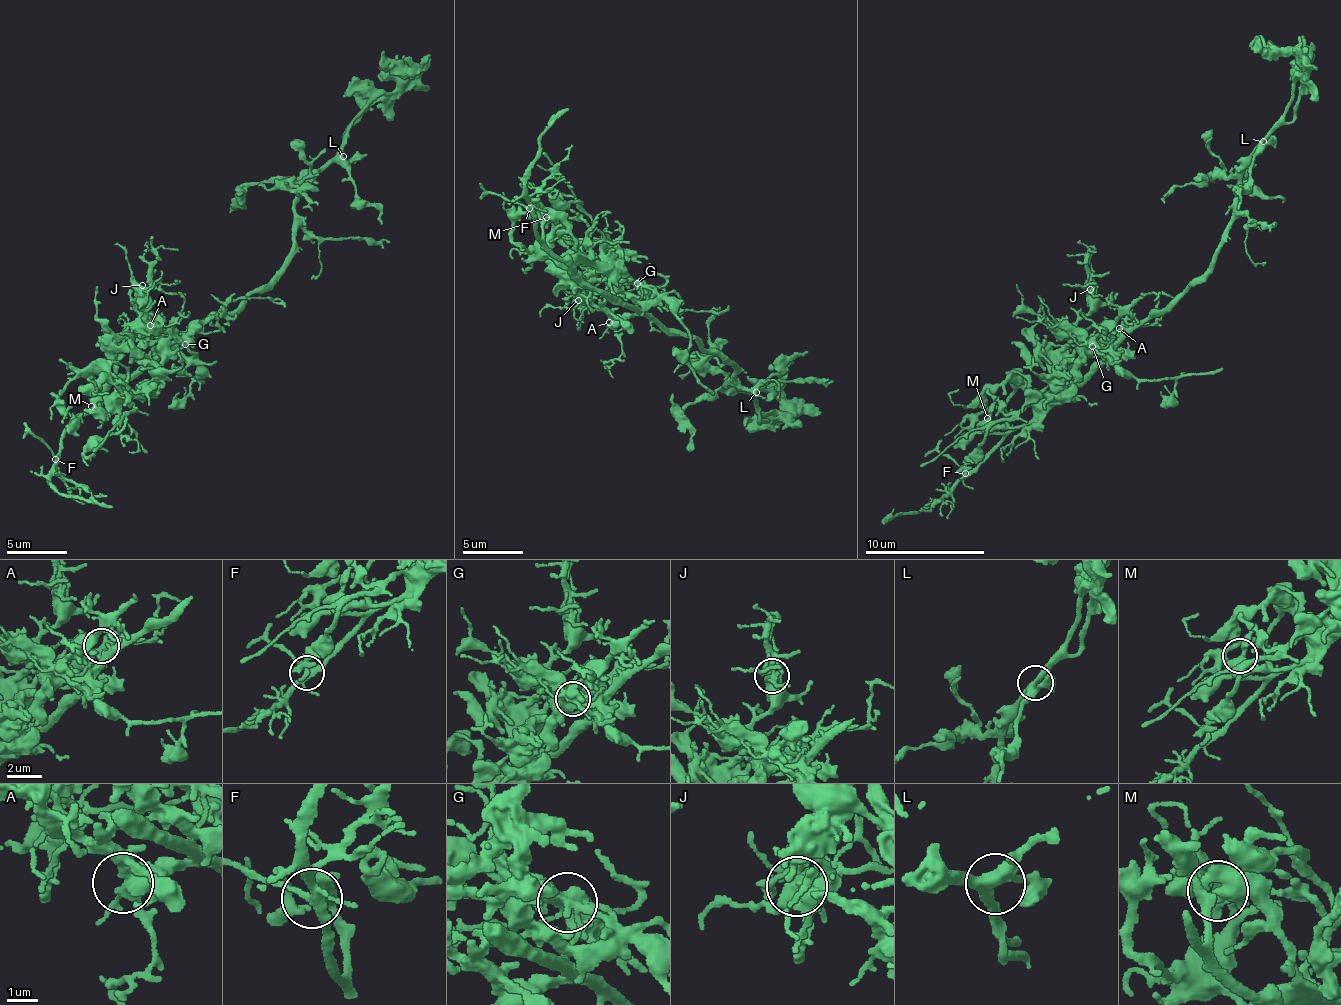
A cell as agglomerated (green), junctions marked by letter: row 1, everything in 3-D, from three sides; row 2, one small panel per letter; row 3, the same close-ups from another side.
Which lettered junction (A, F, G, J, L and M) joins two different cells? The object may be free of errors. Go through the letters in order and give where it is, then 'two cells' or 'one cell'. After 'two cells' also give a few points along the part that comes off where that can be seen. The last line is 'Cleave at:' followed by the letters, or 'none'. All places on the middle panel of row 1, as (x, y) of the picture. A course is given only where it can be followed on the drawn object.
A: at (609, 322); one cell
F: at (529, 208); one cell
G: at (637, 283); two cells; foreign part runs (637, 283), (671, 306), (688, 336), (687, 363), (711, 394)
J: at (578, 300); one cell
L: at (756, 392); one cell
M: at (546, 217); one cell
Cleave at: G

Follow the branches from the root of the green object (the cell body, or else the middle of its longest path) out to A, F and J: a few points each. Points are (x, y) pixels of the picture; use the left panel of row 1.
A: (208, 315), (182, 332), (157, 331), (150, 325)
F: (208, 315), (180, 332), (154, 358), (143, 360), (135, 372), (117, 374), (93, 408), (76, 414), (55, 459)
J: (208, 315), (182, 332), (139, 330), (136, 336), (134, 329), (146, 309), (142, 285)

